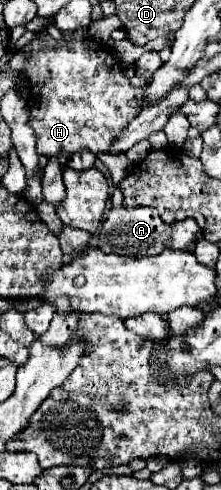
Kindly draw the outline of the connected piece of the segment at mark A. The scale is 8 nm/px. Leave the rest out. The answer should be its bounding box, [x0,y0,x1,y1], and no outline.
[98,206,202,256]

